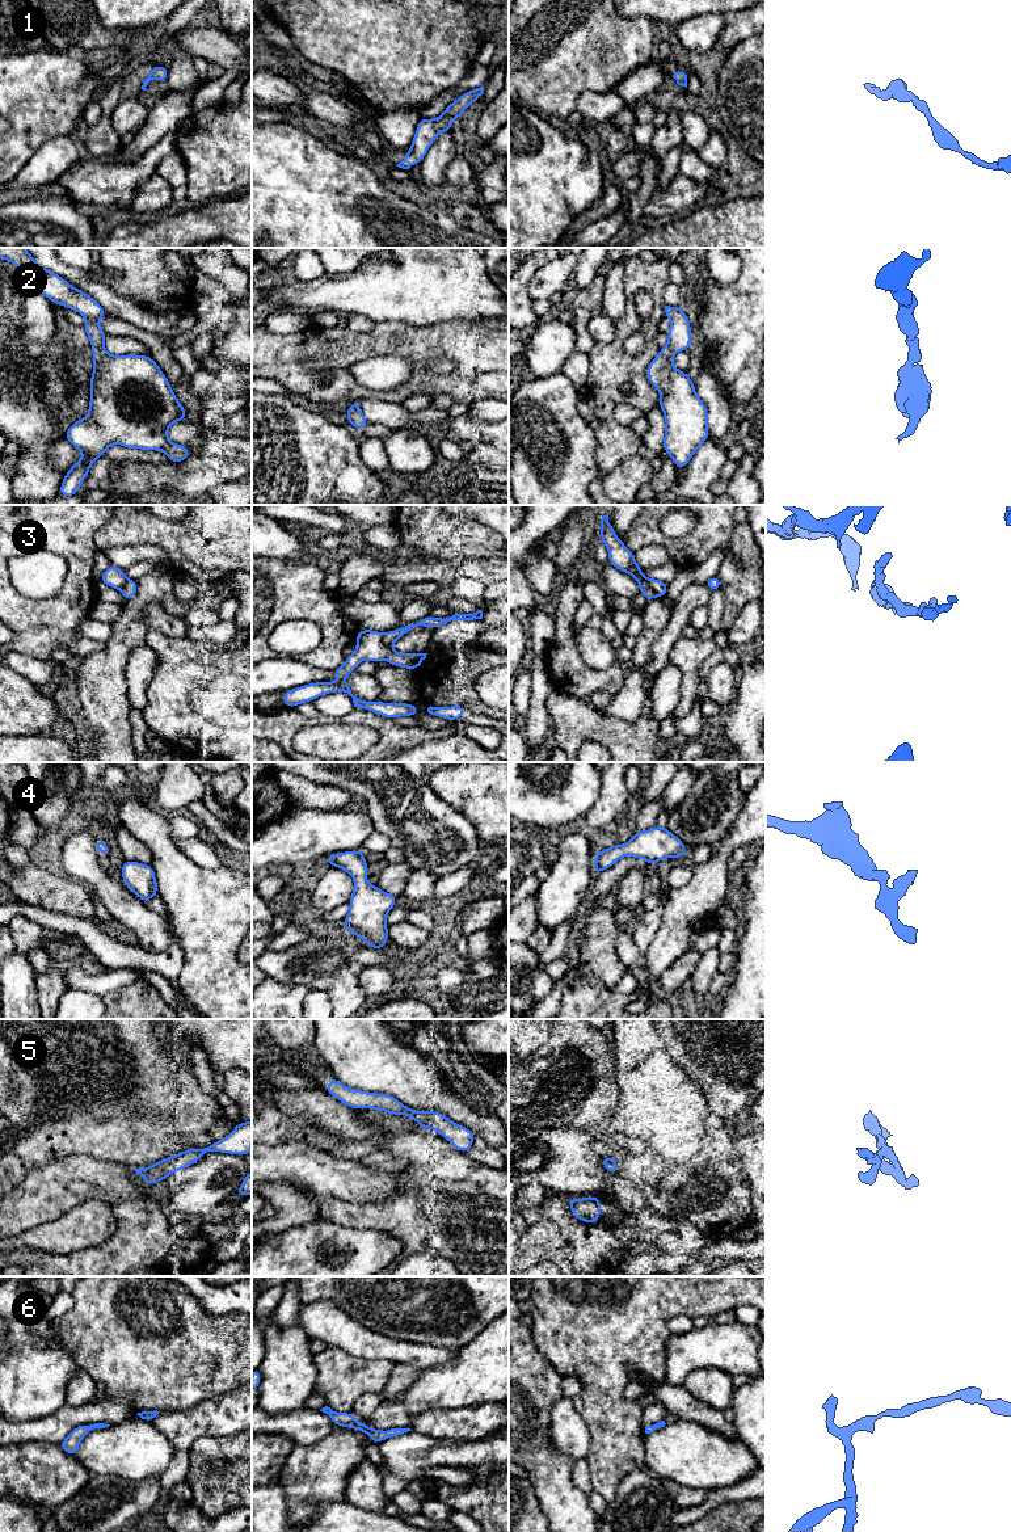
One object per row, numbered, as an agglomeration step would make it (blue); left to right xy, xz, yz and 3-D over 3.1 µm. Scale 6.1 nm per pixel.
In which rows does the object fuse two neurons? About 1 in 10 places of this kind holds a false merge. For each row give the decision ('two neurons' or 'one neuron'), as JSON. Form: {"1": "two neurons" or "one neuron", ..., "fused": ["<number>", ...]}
{"1": "one neuron", "2": "one neuron", "3": "two neurons", "4": "one neuron", "5": "one neuron", "6": "one neuron", "fused": ["3"]}

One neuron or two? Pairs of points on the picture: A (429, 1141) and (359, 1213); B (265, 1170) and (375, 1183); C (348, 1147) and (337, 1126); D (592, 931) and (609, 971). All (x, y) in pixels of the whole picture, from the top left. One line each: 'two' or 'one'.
A: one
B: one
C: two
D: one

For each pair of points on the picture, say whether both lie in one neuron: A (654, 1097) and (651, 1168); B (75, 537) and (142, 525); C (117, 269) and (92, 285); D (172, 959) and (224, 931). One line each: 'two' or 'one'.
A: two
B: two
C: two
D: two

